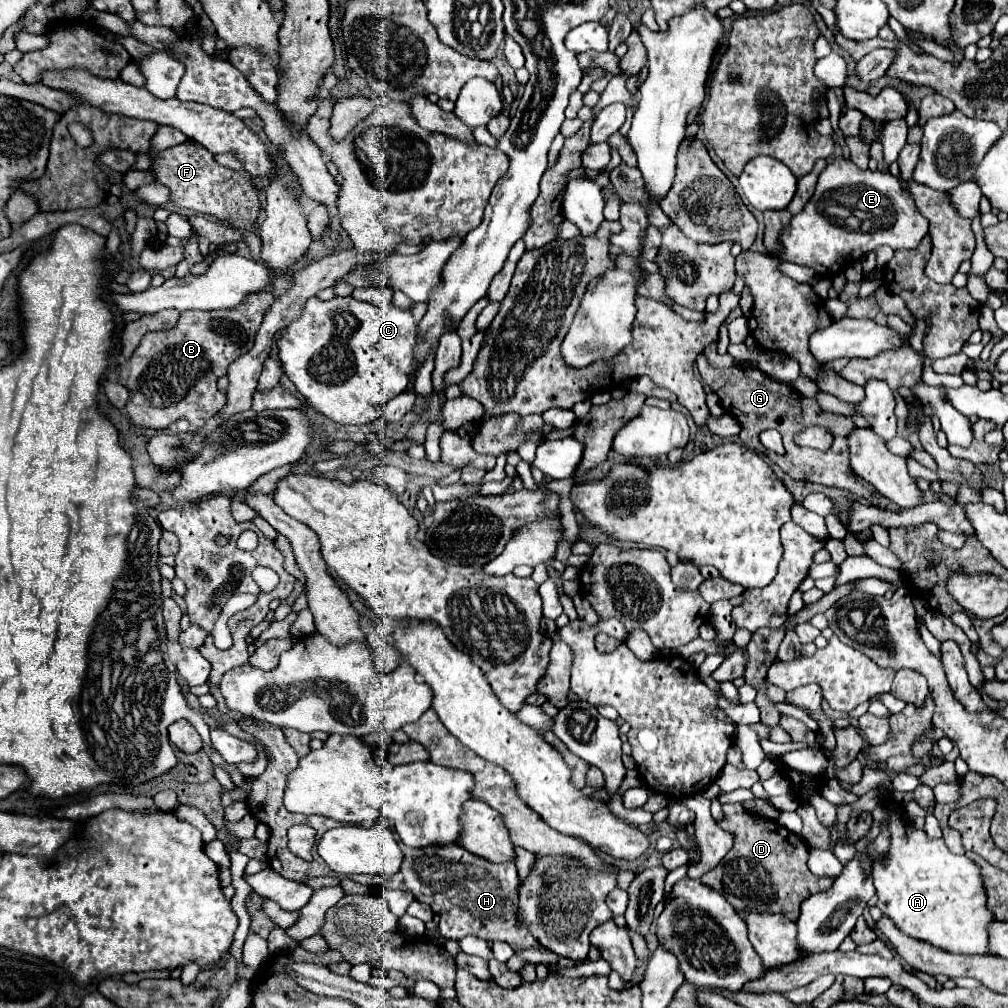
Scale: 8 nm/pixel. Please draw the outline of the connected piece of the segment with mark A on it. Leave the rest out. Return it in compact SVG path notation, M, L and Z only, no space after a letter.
M882 801L874 811L874 825L866 837L856 841L858 851L866 851L878 837L882 821L890 829L890 851L882 861L874 861L874 887L878 893L878 907L886 913L896 927L916 939L930 941L940 949L952 953L988 953L986 925L992 921L992 913L986 909L986 893L978 867L964 855L954 855L946 849L944 839L926 837L924 829L916 829L912 823L894 817L904 817L902 805L896 801Z

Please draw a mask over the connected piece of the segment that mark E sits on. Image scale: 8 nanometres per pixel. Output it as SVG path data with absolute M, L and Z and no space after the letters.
M840 157L822 171L822 175L818 177L816 193L806 203L804 211L792 217L790 227L782 231L780 241L784 245L784 253L780 253L778 257L782 261L806 265L822 277L836 275L838 271L842 271L842 267L848 267L852 261L862 259L876 247L888 245L892 249L914 249L922 241L922 237L928 235L928 225L930 223L918 213L910 193L900 185L898 179L888 173L888 169L858 171L852 161Z

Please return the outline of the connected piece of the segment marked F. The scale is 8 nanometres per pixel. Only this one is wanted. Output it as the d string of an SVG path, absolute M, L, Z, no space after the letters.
M186 141L178 147L162 151L156 157L152 171L156 173L158 181L172 191L170 203L174 203L176 207L194 209L196 213L212 215L220 221L228 221L249 231L253 230L255 220L261 214L262 179L220 165L204 145L198 145L194 141Z

